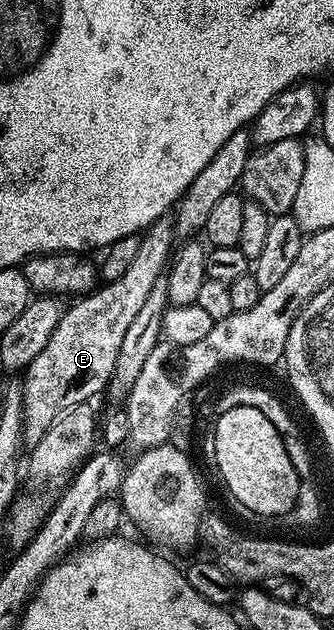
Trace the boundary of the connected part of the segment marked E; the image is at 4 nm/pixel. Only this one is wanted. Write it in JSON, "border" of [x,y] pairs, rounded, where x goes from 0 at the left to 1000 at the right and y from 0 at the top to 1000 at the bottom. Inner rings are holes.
{"border":[[[497,341],[476,348],[467,348],[446,362],[437,362],[431,370],[419,375],[419,386],[413,400],[404,402],[404,410],[392,414],[392,422],[383,425],[365,440],[350,441],[338,448],[305,451],[296,457],[272,462],[263,468],[246,470],[237,476],[228,476],[222,486],[204,486],[195,492],[195,500],[180,506],[177,516],[165,519],[165,527],[156,529],[153,537],[141,541],[138,552],[129,554],[129,559],[117,560],[114,567],[105,567],[105,573],[93,576],[87,583],[78,584],[66,608],[72,611],[72,702],[78,711],[99,711],[123,700],[123,697],[135,692],[135,687],[147,684],[147,678],[159,675],[159,671],[186,660],[186,657],[198,656],[210,646],[234,644],[243,640],[269,638],[281,635],[281,629],[305,624],[323,616],[323,610],[332,597],[338,595],[344,573],[353,571],[356,567],[356,552],[368,548],[371,530],[380,529],[383,517],[392,516],[392,511],[404,510],[404,502],[422,490],[428,490],[428,483],[440,478],[440,467],[452,465],[452,459],[461,457],[464,446],[470,443],[485,441],[503,417],[509,416],[518,394],[512,395],[518,386],[524,387],[524,371],[527,371],[527,359],[524,351],[515,343]]]}

